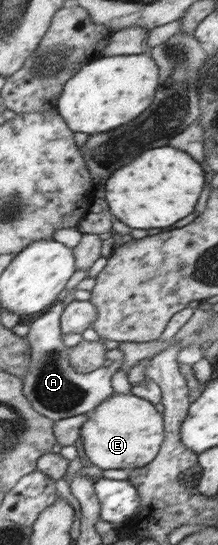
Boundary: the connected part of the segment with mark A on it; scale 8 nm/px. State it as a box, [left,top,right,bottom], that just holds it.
[24,301,122,421]

